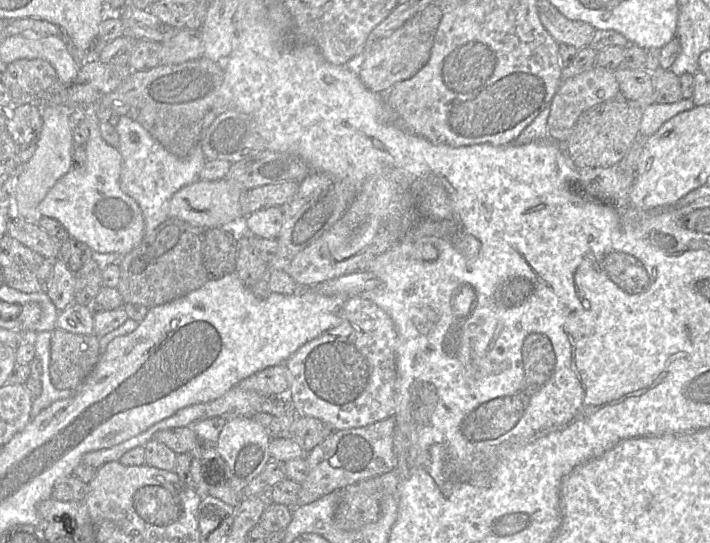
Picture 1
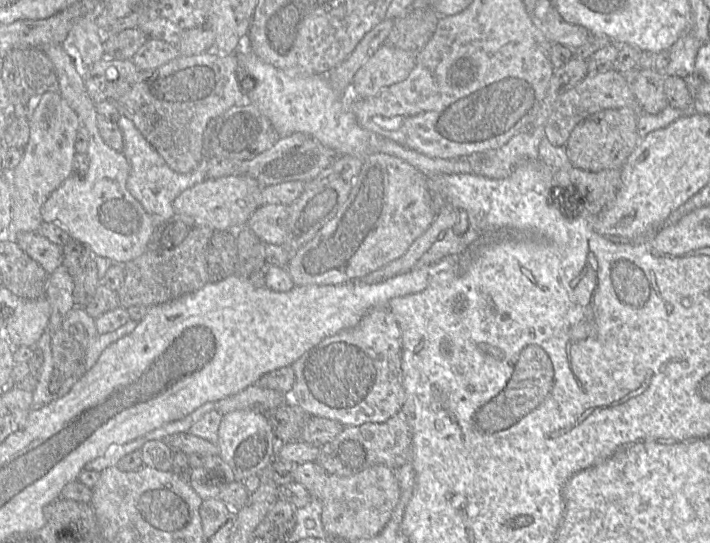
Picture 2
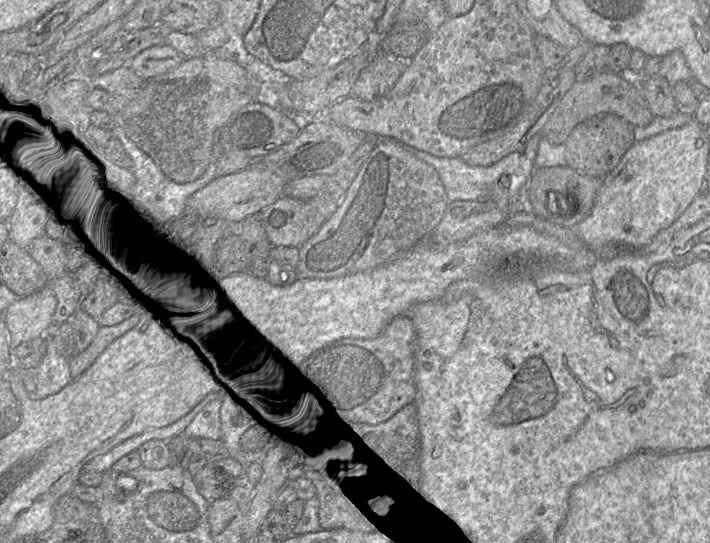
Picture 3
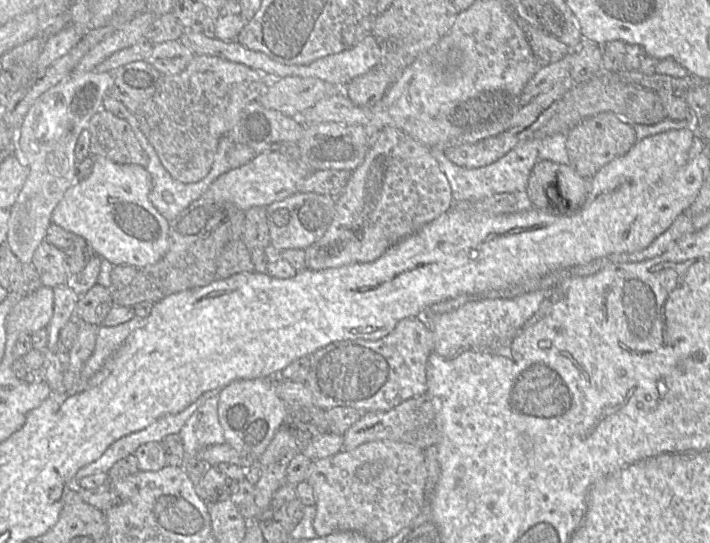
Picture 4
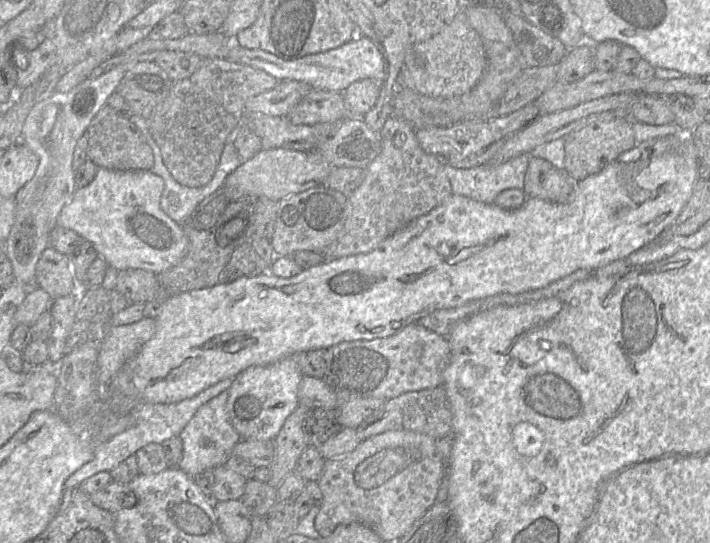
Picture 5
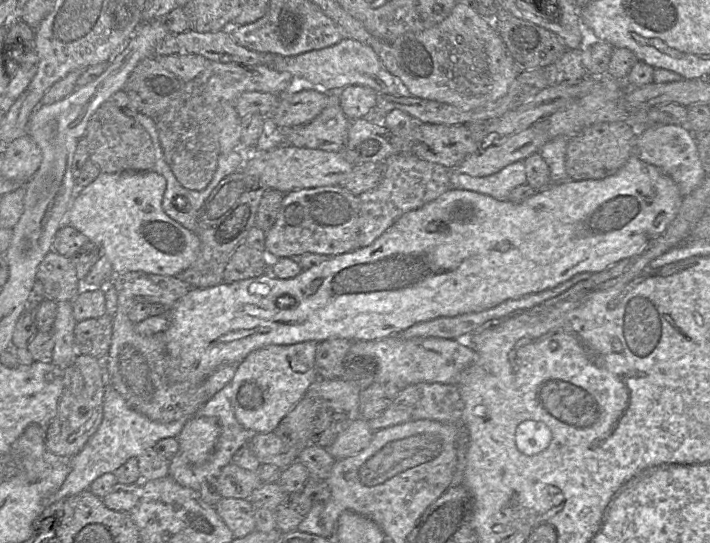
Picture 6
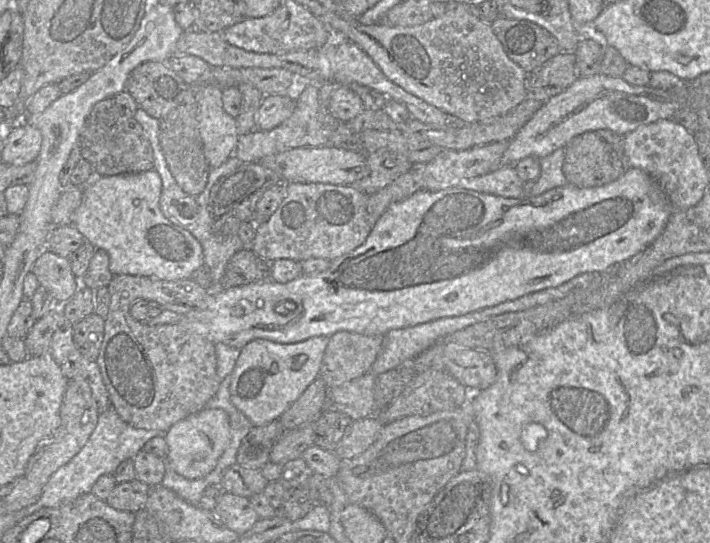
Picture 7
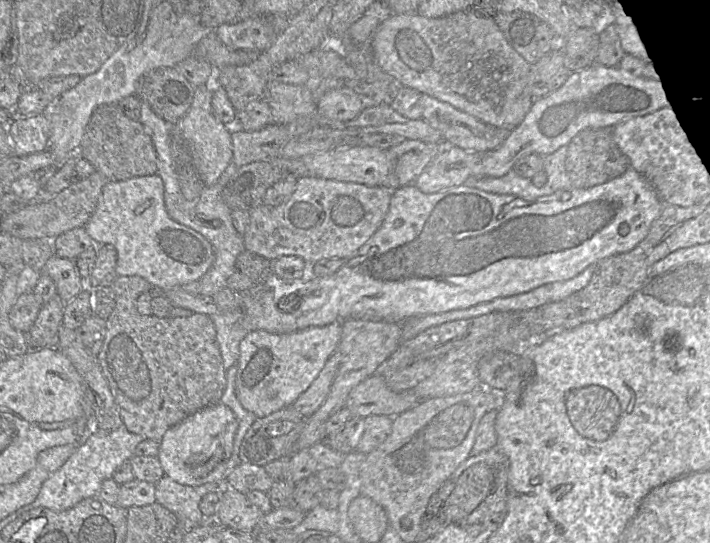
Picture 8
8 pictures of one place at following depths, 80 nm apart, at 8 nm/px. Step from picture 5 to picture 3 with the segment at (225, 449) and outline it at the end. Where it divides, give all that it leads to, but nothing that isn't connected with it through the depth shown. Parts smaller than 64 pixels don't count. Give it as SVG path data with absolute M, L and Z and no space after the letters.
M216 397L209 402L187 426L182 434L185 438L205 438L220 440L222 436L220 405L222 398Z

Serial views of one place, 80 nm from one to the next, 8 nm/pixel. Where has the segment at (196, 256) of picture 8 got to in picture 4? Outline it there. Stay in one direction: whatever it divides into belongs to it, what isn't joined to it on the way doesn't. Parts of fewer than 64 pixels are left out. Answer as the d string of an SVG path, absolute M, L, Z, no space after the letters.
M103 156L90 157L94 161L92 173L67 189L53 210L52 223L85 238L96 255L115 266L142 268L158 262L169 248L169 221L150 201L151 174L138 164L119 164Z

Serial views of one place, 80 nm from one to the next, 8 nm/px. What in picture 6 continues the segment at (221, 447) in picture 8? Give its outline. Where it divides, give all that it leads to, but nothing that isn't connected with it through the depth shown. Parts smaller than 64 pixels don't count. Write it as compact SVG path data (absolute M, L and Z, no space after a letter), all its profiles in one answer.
M193 416L177 436L179 451L192 464L202 464L212 455L220 434L221 427L216 418Z

